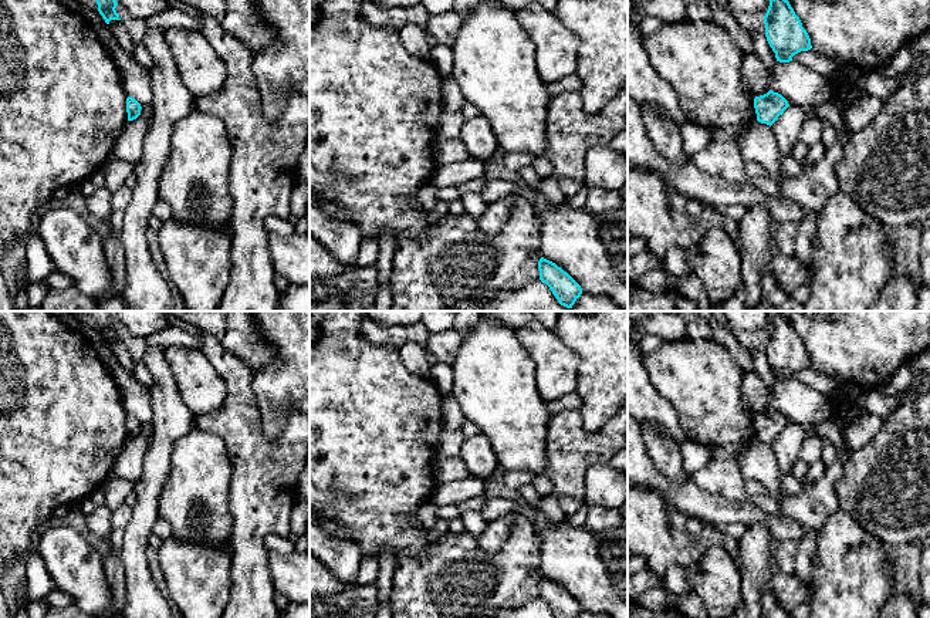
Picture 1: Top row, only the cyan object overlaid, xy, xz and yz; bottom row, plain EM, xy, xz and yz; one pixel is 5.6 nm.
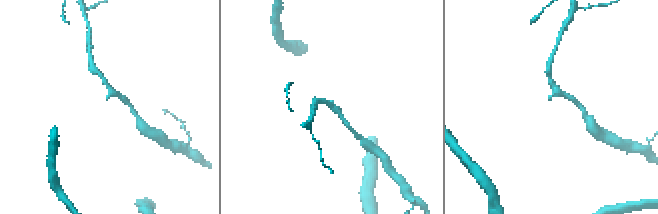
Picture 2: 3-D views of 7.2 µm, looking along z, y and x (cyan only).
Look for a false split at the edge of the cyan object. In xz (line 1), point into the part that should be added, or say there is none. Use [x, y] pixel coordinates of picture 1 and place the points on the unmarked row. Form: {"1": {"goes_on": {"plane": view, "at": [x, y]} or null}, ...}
{"1": {"goes_on": null}}

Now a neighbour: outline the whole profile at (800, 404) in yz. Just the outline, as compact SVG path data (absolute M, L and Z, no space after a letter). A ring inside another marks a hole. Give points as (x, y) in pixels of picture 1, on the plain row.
M777 379L770 408L781 412L789 423L808 428L835 418L836 411L836 406L828 396L797 379Z

